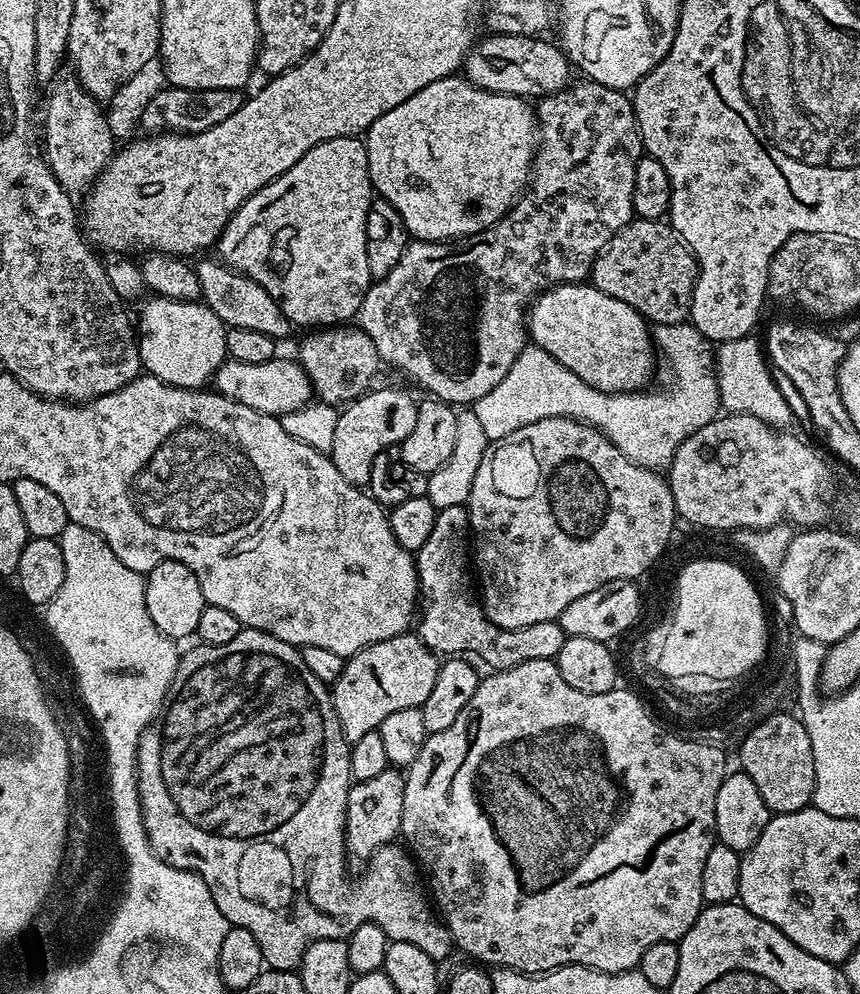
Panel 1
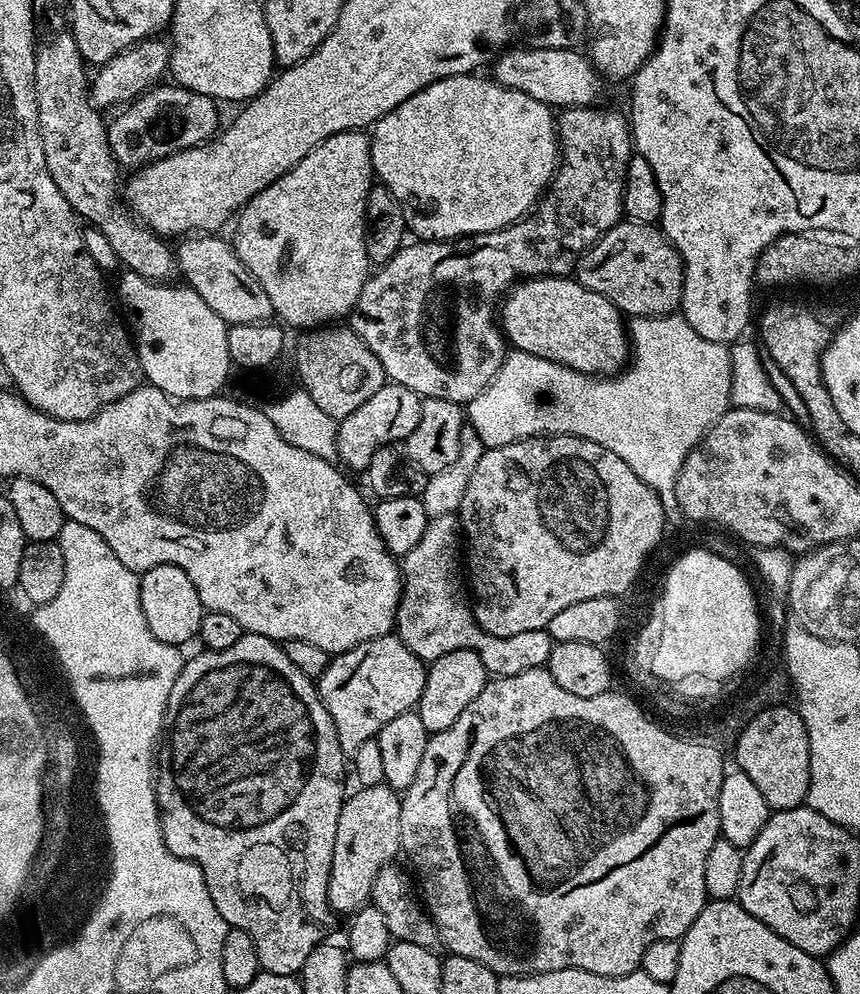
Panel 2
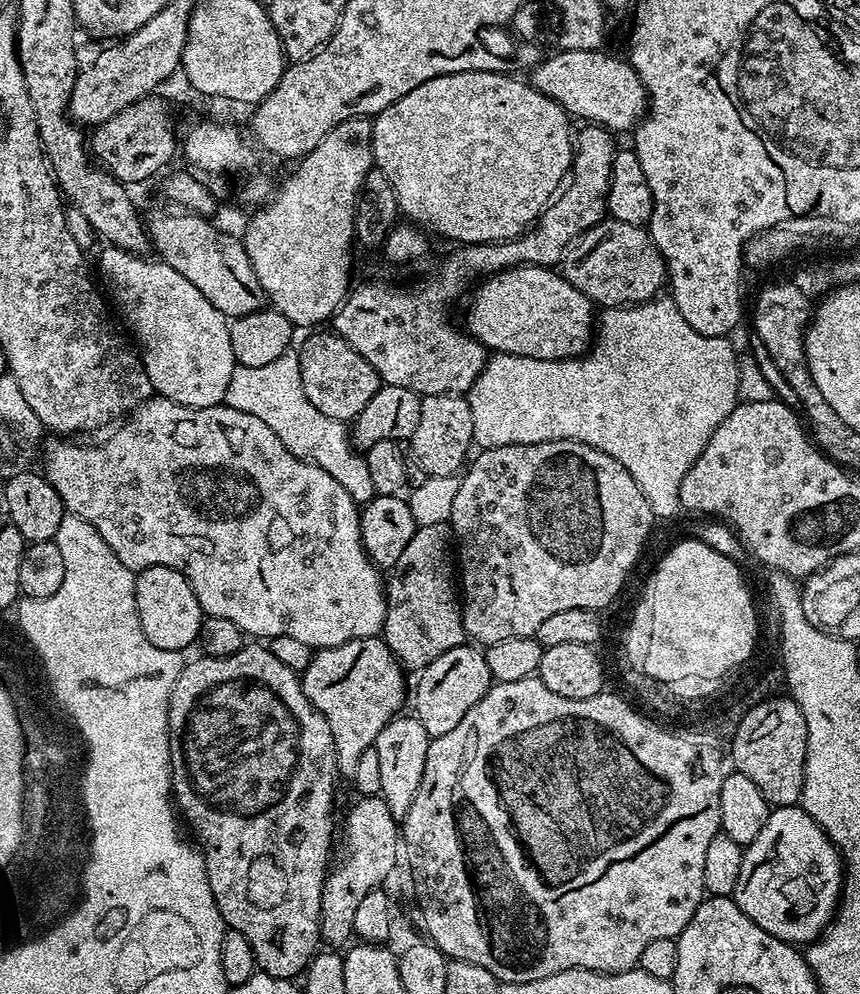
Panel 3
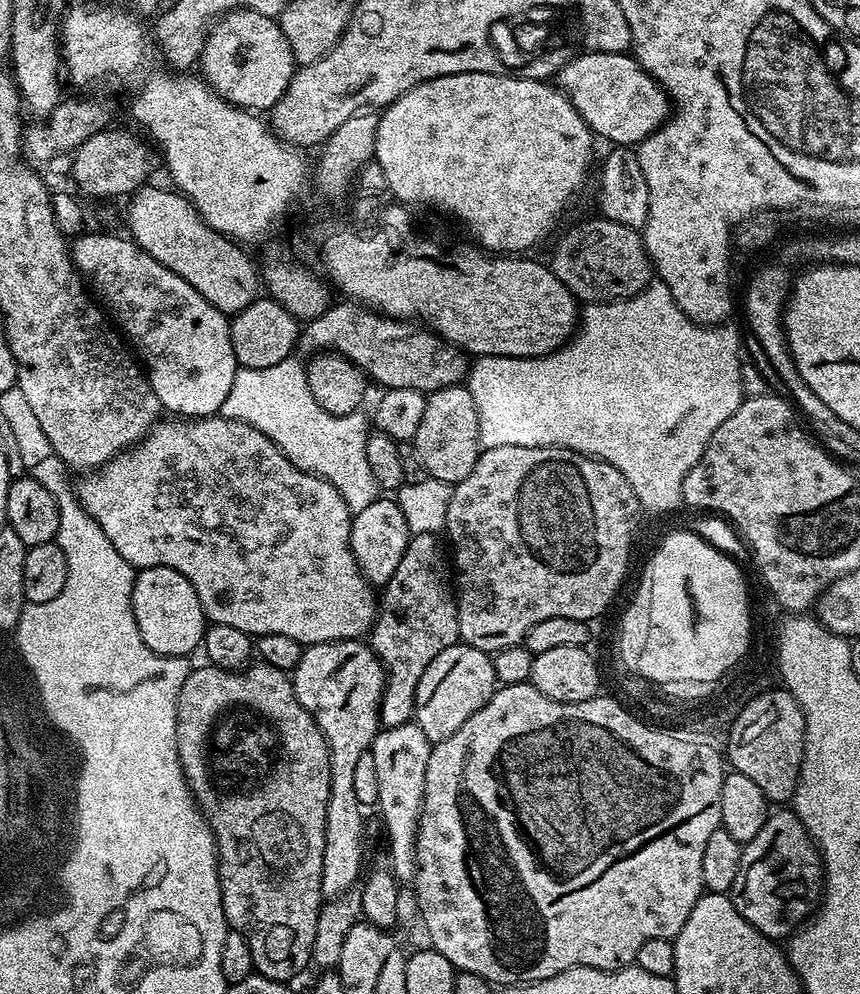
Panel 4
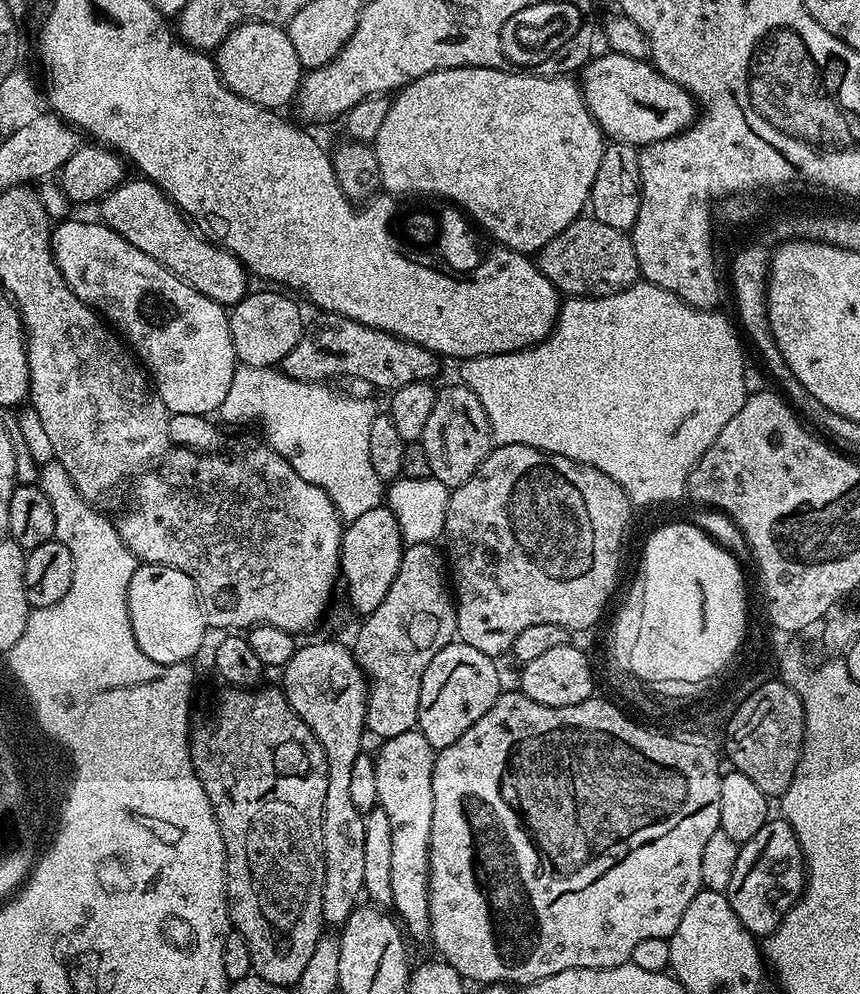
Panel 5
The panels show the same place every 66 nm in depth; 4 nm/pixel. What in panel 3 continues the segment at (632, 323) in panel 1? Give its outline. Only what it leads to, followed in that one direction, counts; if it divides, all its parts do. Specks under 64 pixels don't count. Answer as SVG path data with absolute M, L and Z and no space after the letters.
M522 264L519 268L506 268L502 272L493 272L479 285L480 289L476 293L471 293L472 301L468 304L468 324L466 323L466 331L473 340L477 340L479 344L483 344L485 348L493 353L514 354L515 356L525 356L526 358L538 358L539 360L575 360L577 356L585 355L591 349L594 343L594 305L590 298L586 298L586 294L582 294L582 290L574 290L574 286L570 286L570 282L559 271L552 268L540 268L537 264Z

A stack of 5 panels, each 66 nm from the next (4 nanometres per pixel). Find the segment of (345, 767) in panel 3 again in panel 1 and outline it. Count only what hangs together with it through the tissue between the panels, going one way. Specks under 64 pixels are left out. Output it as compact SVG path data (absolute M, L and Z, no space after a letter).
M405 634L386 638L386 642L367 644L362 651L347 657L336 683L331 685L332 708L340 723L340 732L348 742L379 729L382 718L397 710L423 708L434 682L438 682L441 657L421 642L419 635Z

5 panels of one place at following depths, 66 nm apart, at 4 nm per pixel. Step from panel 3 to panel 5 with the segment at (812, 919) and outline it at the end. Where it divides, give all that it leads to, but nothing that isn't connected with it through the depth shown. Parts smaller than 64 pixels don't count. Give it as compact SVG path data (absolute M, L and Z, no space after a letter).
M769 818L762 826L762 830L754 834L754 838L740 845L738 866L734 866L734 878L730 878L730 886L726 895L734 914L738 914L742 926L746 926L746 930L750 930L757 938L767 938L784 921L784 915L800 901L805 883L804 855L794 830L782 818Z

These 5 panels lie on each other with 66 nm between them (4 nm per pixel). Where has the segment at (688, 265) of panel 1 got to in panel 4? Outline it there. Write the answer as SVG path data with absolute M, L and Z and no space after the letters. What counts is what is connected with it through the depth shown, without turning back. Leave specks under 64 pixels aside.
M603 218L576 224L556 244L550 267L577 301L606 304L609 300L629 300L654 280L652 259L644 248L643 235L630 226L618 226Z

